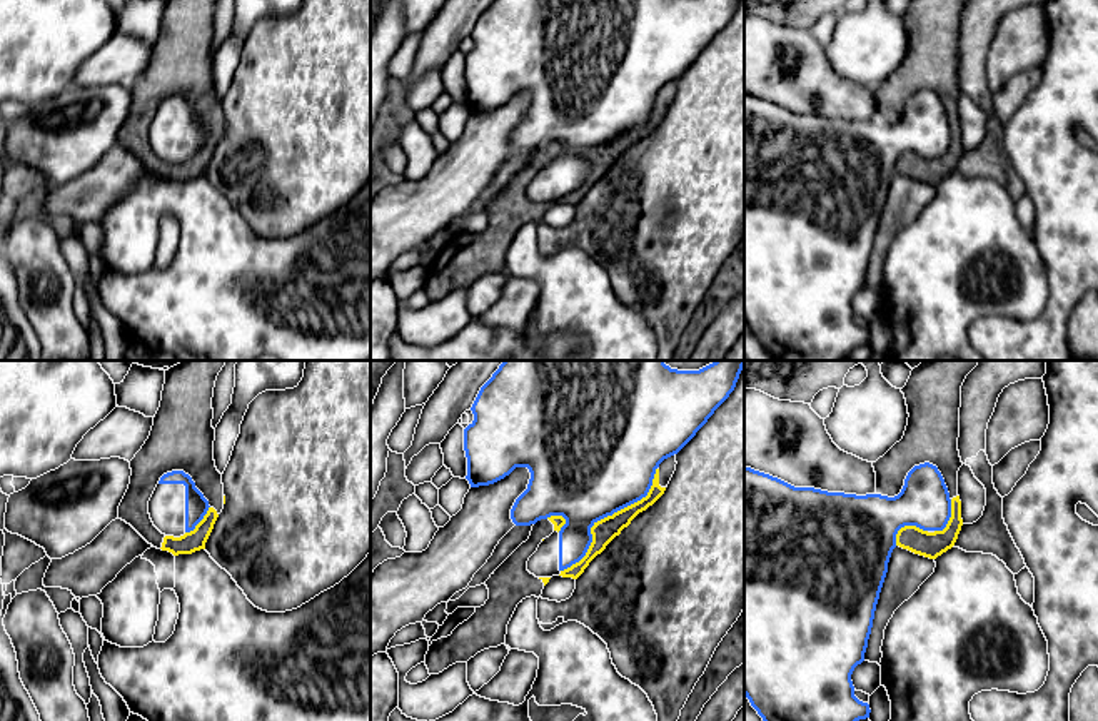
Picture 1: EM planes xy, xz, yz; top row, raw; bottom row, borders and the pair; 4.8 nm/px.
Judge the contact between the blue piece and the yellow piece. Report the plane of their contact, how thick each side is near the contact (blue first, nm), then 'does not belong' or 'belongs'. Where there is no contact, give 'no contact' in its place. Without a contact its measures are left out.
contact in xz; calibres 500 and 120 nm; does not belong

